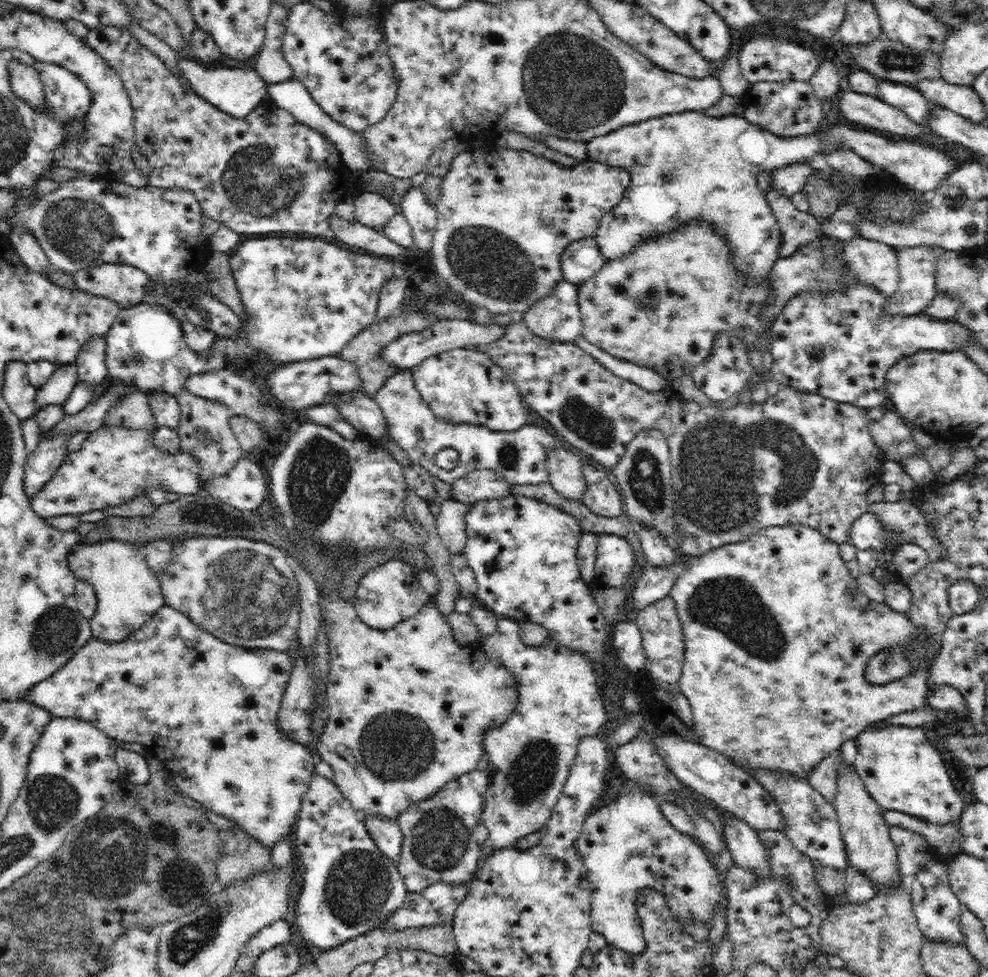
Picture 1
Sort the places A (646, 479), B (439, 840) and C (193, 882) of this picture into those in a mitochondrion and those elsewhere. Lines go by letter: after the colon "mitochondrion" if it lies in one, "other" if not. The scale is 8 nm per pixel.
A: mitochondrion
B: mitochondrion
C: mitochondrion

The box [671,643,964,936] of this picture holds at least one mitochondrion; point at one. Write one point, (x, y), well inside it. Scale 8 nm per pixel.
(700, 909)

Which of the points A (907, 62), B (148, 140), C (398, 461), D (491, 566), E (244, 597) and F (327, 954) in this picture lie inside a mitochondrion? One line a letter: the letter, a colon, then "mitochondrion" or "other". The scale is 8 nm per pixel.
A: mitochondrion
B: other
C: other
D: mitochondrion
E: mitochondrion
F: other

